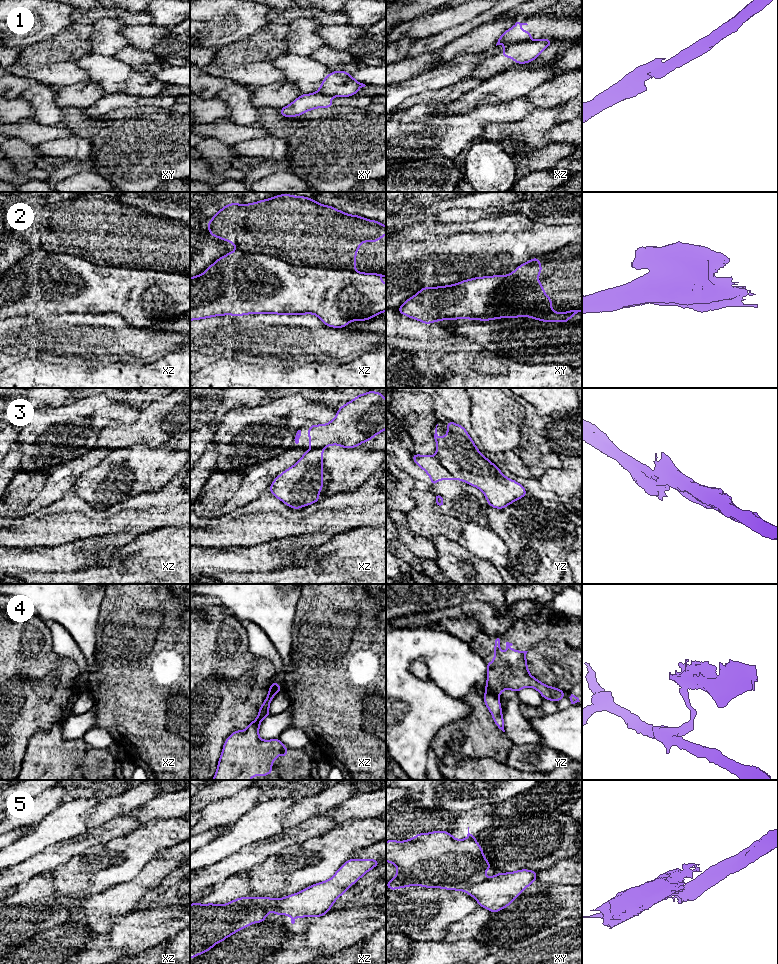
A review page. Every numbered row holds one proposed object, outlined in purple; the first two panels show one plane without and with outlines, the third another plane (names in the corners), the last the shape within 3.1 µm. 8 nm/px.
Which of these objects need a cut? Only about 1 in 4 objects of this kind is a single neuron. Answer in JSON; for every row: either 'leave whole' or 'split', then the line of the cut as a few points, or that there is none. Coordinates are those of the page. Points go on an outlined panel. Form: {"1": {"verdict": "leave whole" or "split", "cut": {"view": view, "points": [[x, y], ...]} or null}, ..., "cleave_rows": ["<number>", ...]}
{"1": {"verdict": "split", "cut": {"view": "xz", "points": [[529, 39], [507, 47]]}}, "2": {"verdict": "split", "cut": {"view": "xz", "points": [[237, 250], [243, 253], [270, 254], [294, 265], [354, 271]]}}, "3": {"verdict": "split", "cut": {"view": "yz", "points": [[435, 455], [438, 461], [455, 478]]}}, "4": {"verdict": "split", "cut": {"view": "yz", "points": [[486, 691], [497, 696]]}}, "5": {"verdict": "split", "cut": {"view": "xy", "points": [[486, 878], [463, 890]]}}, "cleave_rows": ["1", "2", "3", "4", "5"]}

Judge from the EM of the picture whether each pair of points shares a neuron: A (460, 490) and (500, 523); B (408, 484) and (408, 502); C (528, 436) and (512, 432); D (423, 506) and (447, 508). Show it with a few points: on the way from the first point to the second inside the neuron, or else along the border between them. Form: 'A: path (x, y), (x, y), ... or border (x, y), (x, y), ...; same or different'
A: border (487, 505), (486, 512), (489, 526); different
B: path (405, 488), (405, 498); same
C: border (525, 425), (523, 427), (523, 440), (518, 447); different
D: border (434, 502), (434, 509), (437, 512), (455, 518); different

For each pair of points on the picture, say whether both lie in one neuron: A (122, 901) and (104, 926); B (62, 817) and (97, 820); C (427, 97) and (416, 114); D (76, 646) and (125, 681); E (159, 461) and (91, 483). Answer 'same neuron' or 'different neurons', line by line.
A: same neuron
B: different neurons
C: different neurons
D: different neurons
E: same neuron

